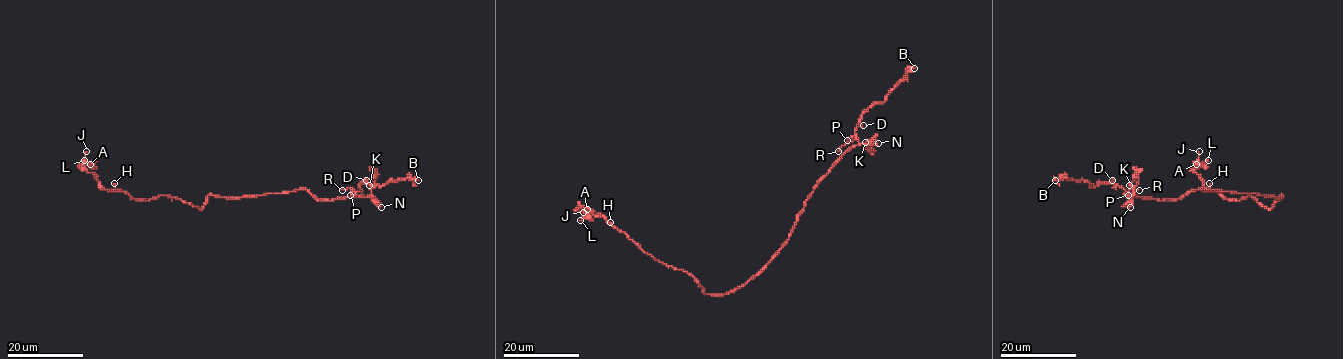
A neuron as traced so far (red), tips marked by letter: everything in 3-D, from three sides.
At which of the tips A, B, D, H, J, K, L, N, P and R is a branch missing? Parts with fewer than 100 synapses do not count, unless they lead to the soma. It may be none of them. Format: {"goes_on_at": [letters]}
{"goes_on_at": ["B"]}

